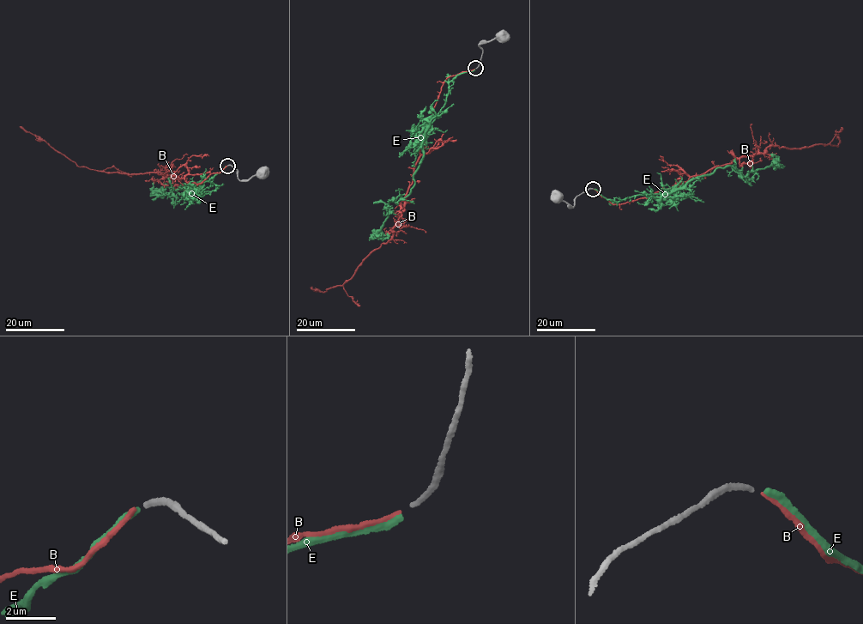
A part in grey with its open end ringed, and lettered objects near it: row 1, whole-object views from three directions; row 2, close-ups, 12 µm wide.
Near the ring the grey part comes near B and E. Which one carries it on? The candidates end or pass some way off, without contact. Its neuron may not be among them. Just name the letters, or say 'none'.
none

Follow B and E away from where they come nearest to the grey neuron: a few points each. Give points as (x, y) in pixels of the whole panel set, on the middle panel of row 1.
B: (474, 69), (443, 83), (390, 239), (371, 251), (340, 286), (324, 292), (310, 287)
E: (474, 69), (449, 83), (446, 100), (425, 130), (422, 157), (409, 194), (389, 203), (387, 218), (369, 240)

